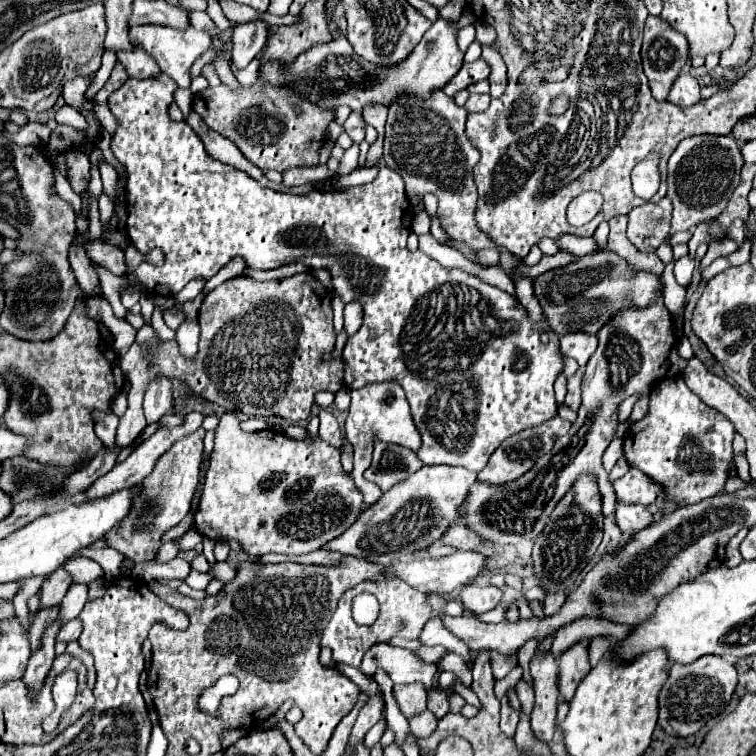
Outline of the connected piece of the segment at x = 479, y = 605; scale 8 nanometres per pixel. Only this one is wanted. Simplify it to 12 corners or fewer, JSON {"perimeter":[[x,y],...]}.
{"perimeter":[[494,585],[462,588],[460,598],[470,613],[494,609],[502,591]]}

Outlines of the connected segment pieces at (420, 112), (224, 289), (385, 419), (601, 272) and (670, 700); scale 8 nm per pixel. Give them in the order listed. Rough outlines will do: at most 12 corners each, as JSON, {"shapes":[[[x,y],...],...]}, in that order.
{"shapes":[[[438,91],[388,107],[384,163],[408,199],[434,193],[448,235],[476,223],[466,109]],[[246,275],[200,307],[200,349],[120,357],[118,445],[156,375],[244,415],[302,421],[343,386],[330,293]],[[396,383],[352,391],[344,429],[364,505],[382,495],[362,473],[374,441],[416,451],[420,433]],[[612,251],[538,275],[558,335],[596,333],[624,303],[648,307],[656,275]],[[730,659],[672,663],[658,725],[700,731],[728,707],[738,683]]]}

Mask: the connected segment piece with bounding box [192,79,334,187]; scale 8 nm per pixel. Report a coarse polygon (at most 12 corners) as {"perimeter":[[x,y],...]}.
{"perimeter":[[258,79],[192,107],[292,187],[332,177],[318,149],[334,113]]}

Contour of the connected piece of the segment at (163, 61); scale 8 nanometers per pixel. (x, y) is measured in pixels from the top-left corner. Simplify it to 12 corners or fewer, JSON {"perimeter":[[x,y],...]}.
{"perimeter":[[162,25],[130,27],[130,39],[152,55],[178,87],[208,49],[206,31]]}

